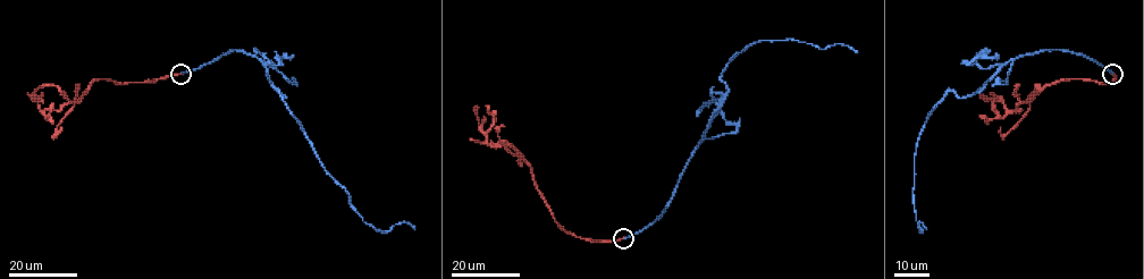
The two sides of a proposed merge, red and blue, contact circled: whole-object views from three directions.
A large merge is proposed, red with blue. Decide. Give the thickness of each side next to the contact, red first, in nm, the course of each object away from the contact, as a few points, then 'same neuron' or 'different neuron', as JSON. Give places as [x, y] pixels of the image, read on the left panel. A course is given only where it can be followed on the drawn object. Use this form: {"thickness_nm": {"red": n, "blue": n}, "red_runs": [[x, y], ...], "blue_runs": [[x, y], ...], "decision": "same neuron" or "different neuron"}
{"thickness_nm": {"red": 240, "blue": 240}, "red_runs": [[181, 74], [118, 84], [97, 79], [78, 102], [69, 102], [59, 110], [42, 110], [35, 95]], "blue_runs": [[181, 74], [230, 50], [254, 56], [364, 222], [386, 233], [403, 221], [414, 228]], "decision": "different neuron"}

